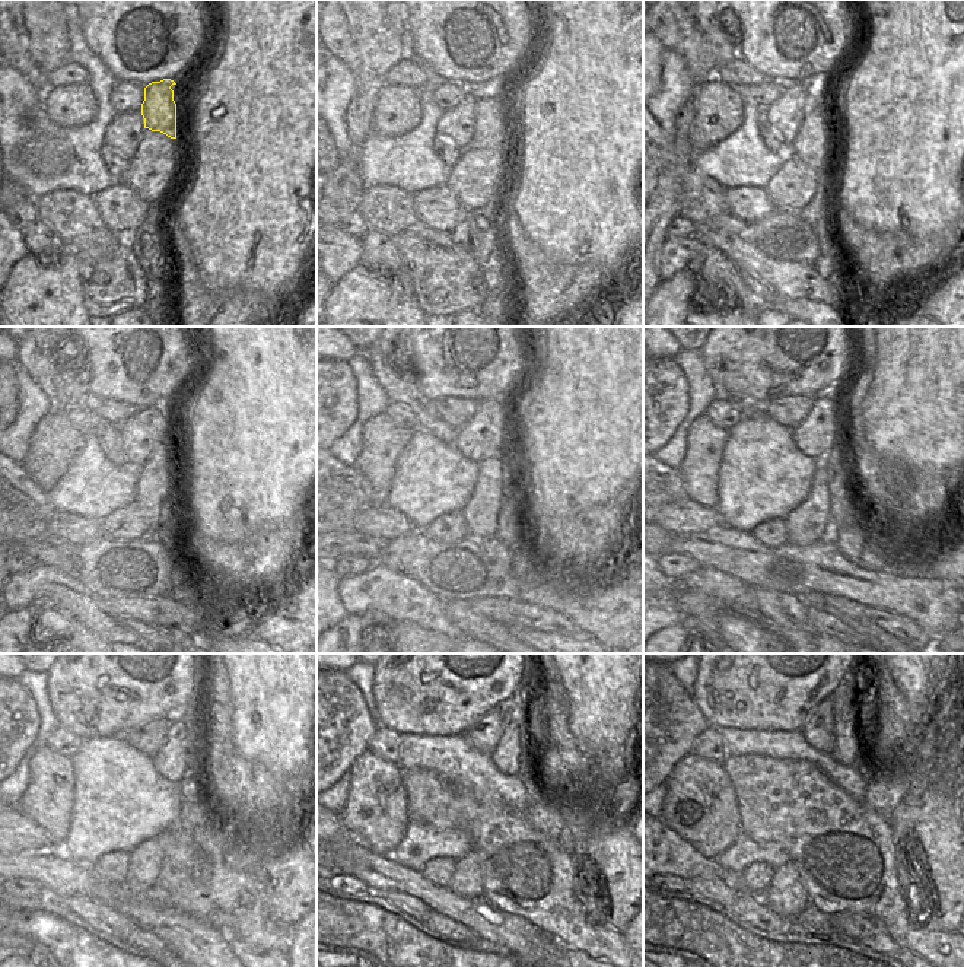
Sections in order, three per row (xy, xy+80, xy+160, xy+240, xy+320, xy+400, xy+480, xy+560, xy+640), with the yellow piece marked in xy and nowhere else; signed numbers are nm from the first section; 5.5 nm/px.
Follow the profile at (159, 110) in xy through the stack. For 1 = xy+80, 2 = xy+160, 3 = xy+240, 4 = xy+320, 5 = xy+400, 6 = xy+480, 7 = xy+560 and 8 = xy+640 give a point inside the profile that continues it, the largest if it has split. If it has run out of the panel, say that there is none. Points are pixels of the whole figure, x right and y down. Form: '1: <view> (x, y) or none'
1: xy+80 (489, 121)
2: xy+160 (811, 145)
3: xy+240 (159, 484)
4: xy+320 (482, 511)
5: xy+400 (807, 524)
6: xy+480 (146, 859)
7: xy+560 (465, 881)
8: xy+640 (786, 896)

